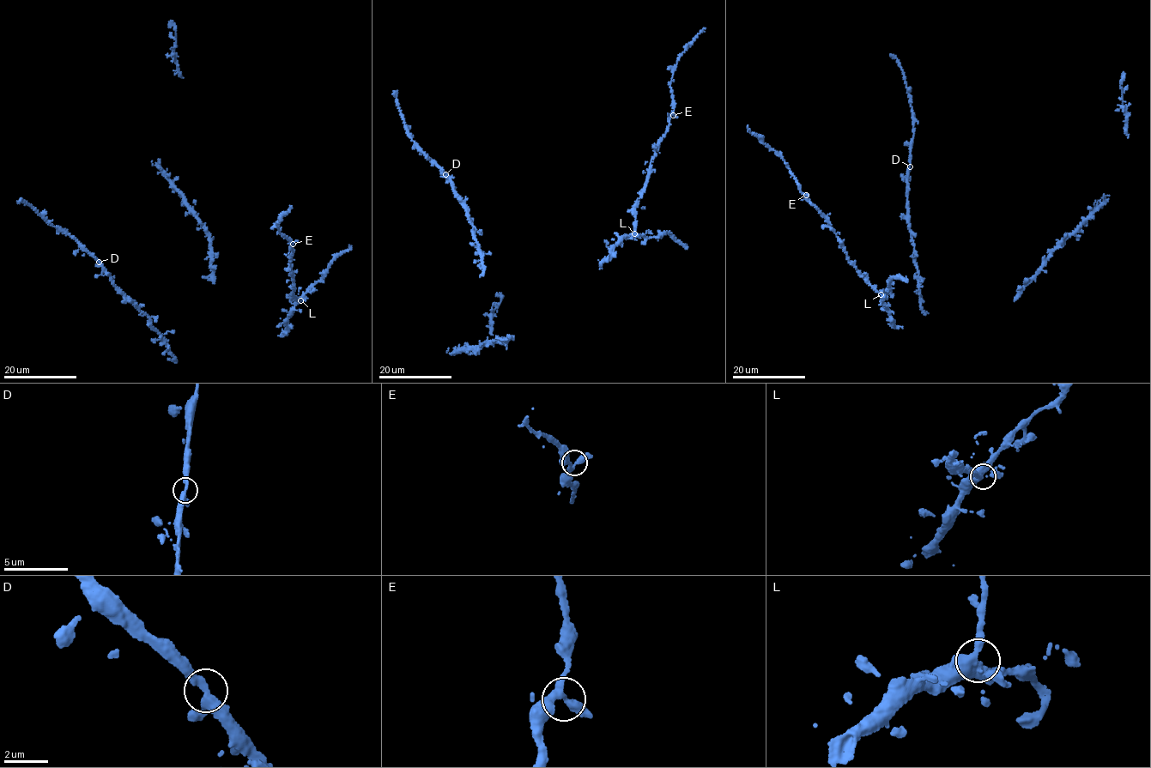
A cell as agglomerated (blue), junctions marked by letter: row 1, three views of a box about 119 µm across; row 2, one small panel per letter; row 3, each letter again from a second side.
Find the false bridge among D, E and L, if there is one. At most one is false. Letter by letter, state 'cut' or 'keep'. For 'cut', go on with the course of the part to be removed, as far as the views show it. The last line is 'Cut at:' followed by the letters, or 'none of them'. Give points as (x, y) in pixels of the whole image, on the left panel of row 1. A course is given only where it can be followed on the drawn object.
D: keep
E: keep
L: keep
Cut at: none of them

